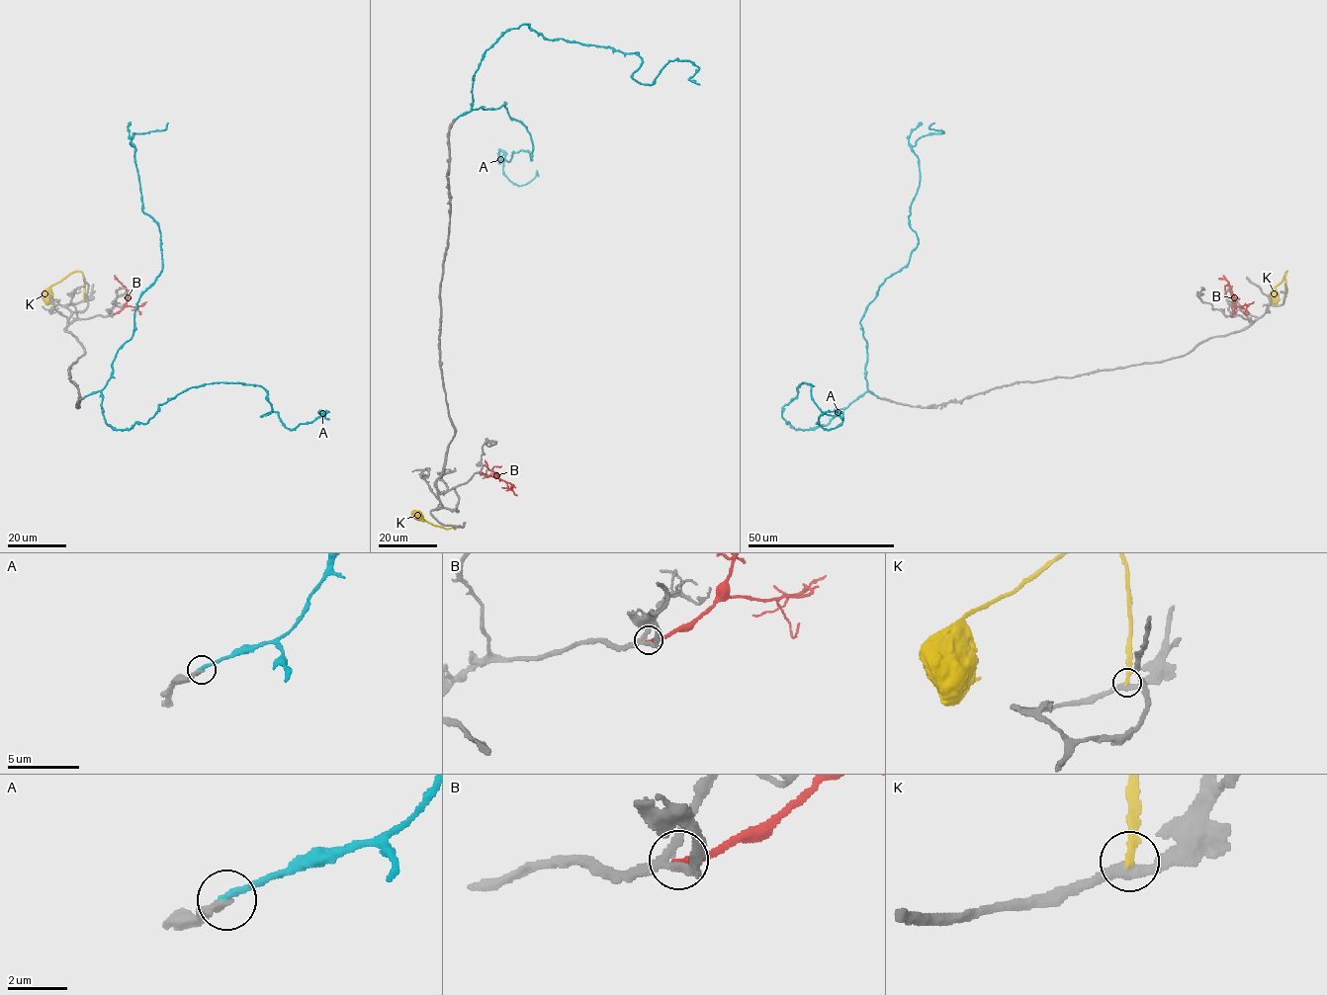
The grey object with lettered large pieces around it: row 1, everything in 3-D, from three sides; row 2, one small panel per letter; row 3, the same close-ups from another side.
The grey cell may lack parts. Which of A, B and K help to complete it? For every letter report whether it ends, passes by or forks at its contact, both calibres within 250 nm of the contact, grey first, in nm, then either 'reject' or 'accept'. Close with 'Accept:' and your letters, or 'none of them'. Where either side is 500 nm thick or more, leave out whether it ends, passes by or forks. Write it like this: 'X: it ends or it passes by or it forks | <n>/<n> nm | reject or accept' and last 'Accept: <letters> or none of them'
A: it ends | 280/280 nm | reject
B: it ends | 240/240 nm | reject
K: it ends | 280/240 nm | reject
Accept: none of them

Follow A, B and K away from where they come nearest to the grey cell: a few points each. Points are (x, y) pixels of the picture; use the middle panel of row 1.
A: (455, 120), (472, 106), (483, 53), (523, 24), (637, 53), (639, 83), (689, 60), (700, 84)
B: (480, 472), (496, 475), (491, 469), (494, 466), (501, 466)
K: (454, 526), (454, 529), (433, 526), (415, 514)

